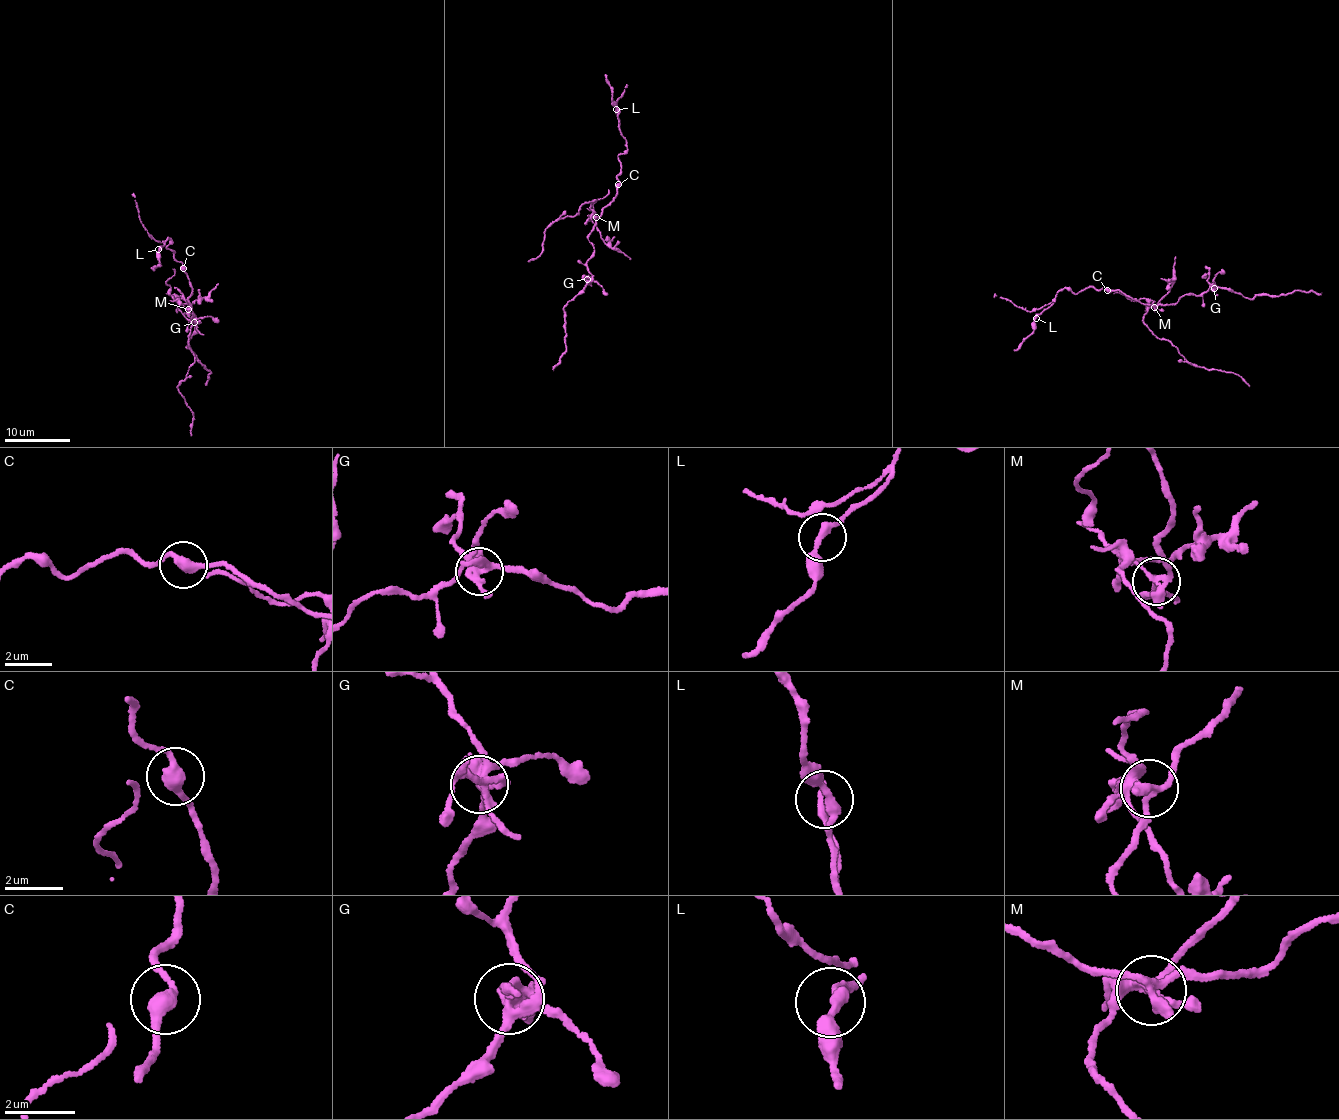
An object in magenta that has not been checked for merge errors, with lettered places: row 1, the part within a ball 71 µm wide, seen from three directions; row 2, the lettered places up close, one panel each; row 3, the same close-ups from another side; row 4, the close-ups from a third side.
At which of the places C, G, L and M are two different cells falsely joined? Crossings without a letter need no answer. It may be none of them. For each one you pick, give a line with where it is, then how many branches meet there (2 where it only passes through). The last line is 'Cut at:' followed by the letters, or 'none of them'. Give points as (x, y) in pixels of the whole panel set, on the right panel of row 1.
G: (1214, 288) | 5
M: (1154, 307) | 3
Cut at: G, M

